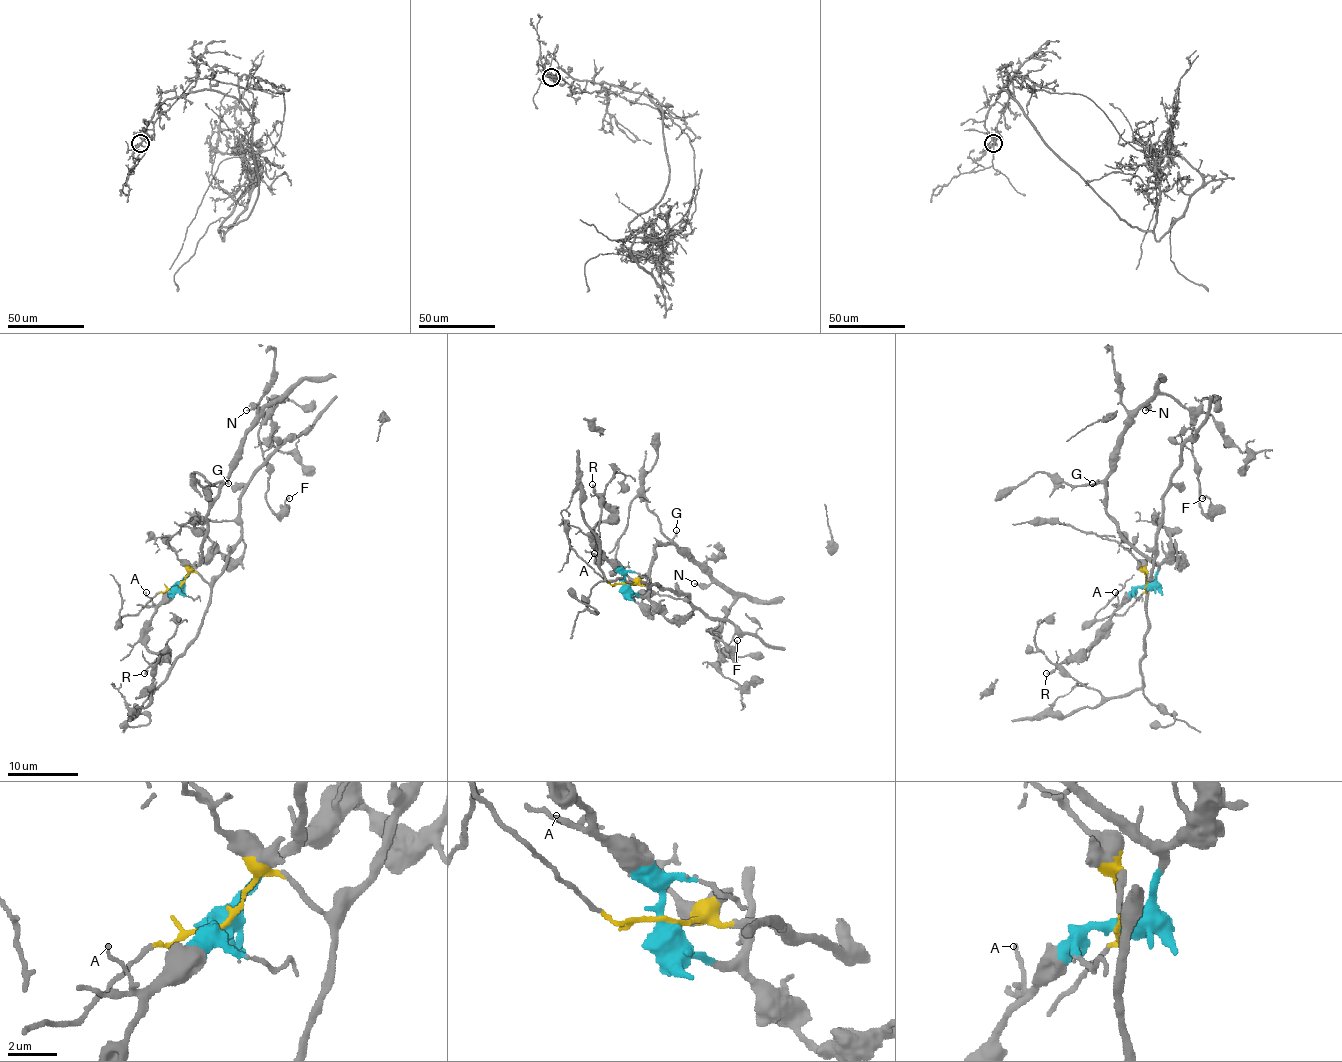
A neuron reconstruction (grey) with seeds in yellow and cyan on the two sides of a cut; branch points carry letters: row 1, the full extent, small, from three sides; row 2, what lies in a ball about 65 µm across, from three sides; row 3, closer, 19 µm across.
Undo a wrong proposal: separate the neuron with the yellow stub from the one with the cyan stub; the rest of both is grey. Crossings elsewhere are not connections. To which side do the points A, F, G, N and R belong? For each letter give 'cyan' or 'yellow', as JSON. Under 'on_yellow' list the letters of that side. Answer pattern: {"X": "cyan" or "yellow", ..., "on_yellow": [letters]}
{"A": "cyan", "F": "cyan", "G": "cyan", "N": "cyan", "R": "cyan", "on_yellow": []}

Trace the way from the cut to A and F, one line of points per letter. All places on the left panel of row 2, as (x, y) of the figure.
A: (179, 585), (157, 604), (145, 592)
F: (179, 585), (200, 564), (210, 500), (246, 430), (284, 393), (258, 434), (267, 504), (277, 513), (290, 499)

